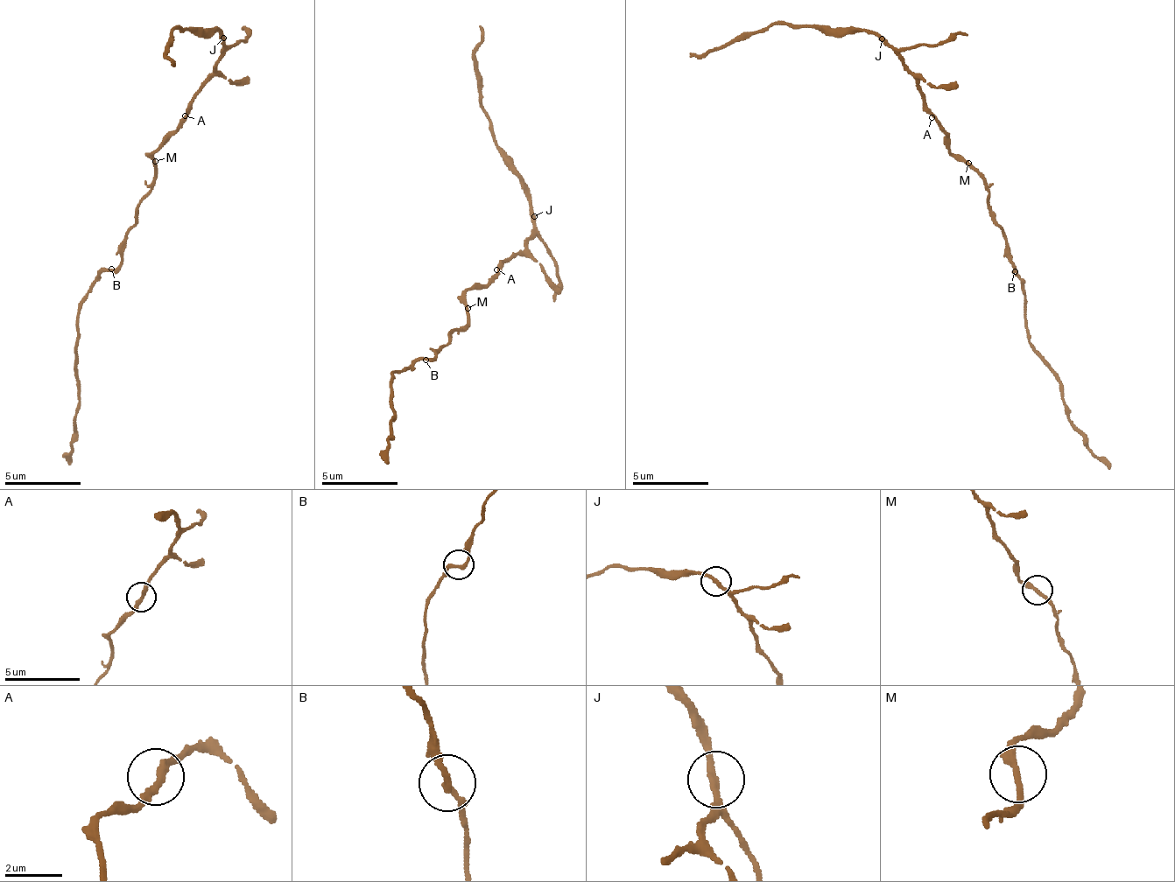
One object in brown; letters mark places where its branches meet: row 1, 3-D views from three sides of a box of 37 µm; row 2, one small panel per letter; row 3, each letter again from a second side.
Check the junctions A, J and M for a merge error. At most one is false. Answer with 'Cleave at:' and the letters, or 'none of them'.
Cleave at: M

